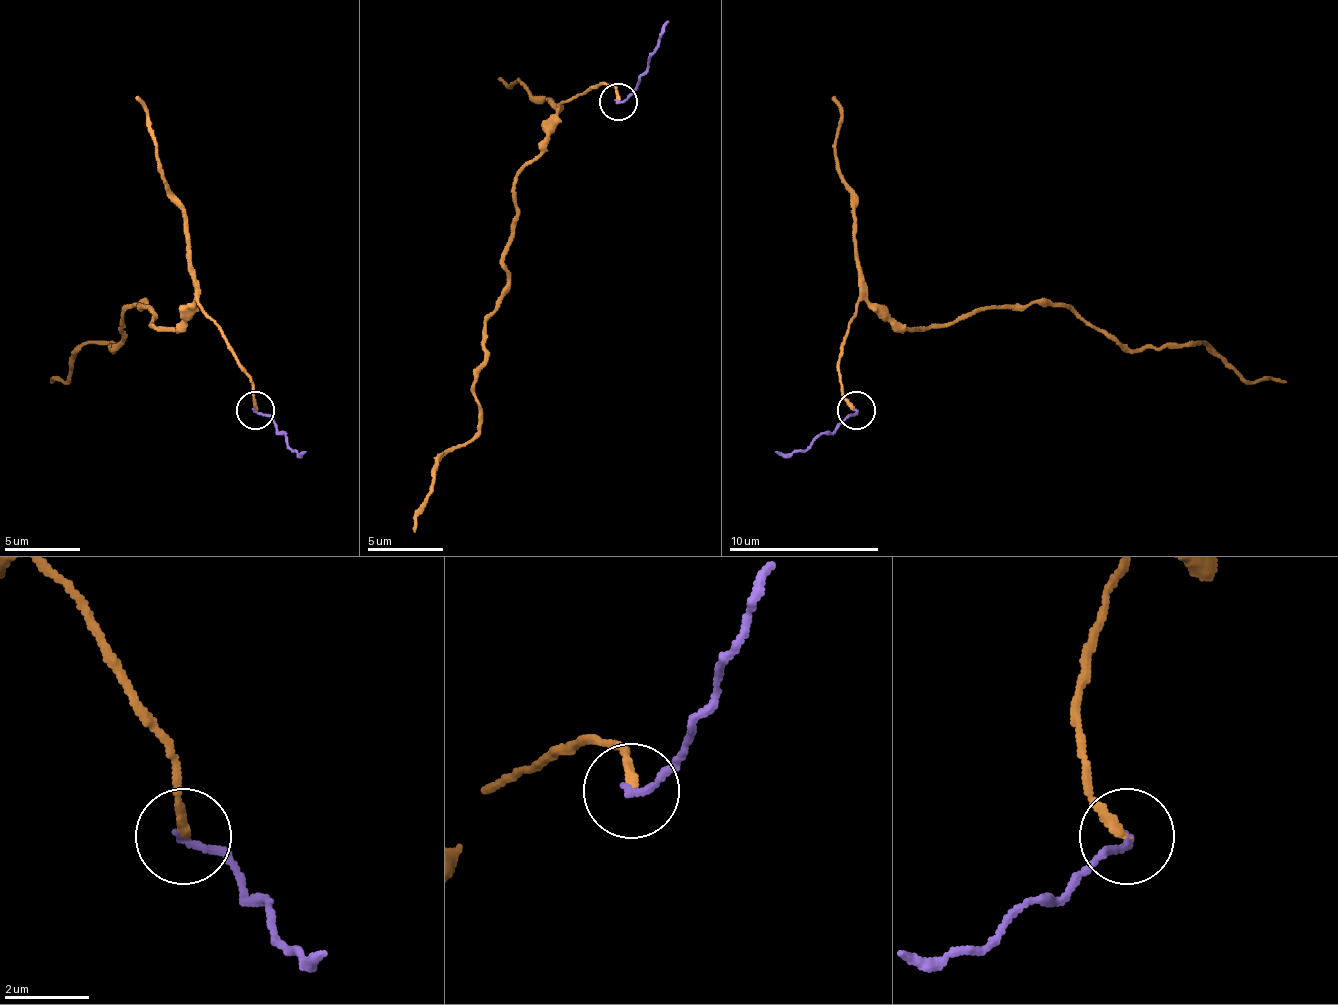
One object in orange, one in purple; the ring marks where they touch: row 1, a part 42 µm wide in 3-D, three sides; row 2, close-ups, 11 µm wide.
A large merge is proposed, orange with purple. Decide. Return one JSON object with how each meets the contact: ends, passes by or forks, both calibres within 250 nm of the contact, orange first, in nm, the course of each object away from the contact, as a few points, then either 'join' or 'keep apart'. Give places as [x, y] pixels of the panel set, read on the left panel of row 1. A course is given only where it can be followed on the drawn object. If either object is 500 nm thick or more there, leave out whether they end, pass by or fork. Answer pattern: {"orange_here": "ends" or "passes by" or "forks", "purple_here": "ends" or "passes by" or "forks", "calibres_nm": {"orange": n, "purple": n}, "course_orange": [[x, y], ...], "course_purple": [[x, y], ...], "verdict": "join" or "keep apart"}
{"orange_here": "ends", "purple_here": "ends", "calibres_nm": {"orange": 240, "purple": 180}, "course_orange": [[256, 411], [245, 366], [196, 302], [177, 328], [154, 328], [136, 302], [113, 351], [87, 343], [53, 381]], "course_purple": [[256, 411], [271, 419], [294, 449], [305, 453]], "verdict": "keep apart"}

